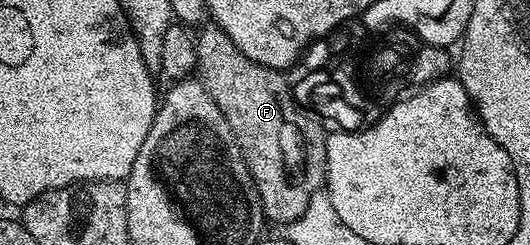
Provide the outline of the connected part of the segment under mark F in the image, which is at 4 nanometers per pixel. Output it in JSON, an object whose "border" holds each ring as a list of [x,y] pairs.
{"border":[[[215,22],[205,23],[200,30],[194,36],[198,79],[210,98],[218,102],[218,110],[226,114],[230,130],[234,130],[234,138],[256,183],[265,217],[271,223],[273,220],[287,226],[302,215],[311,196],[325,187],[326,131],[315,115],[304,113],[305,109],[293,96],[290,80],[281,69],[267,68],[246,58],[234,46],[230,34]]]}

